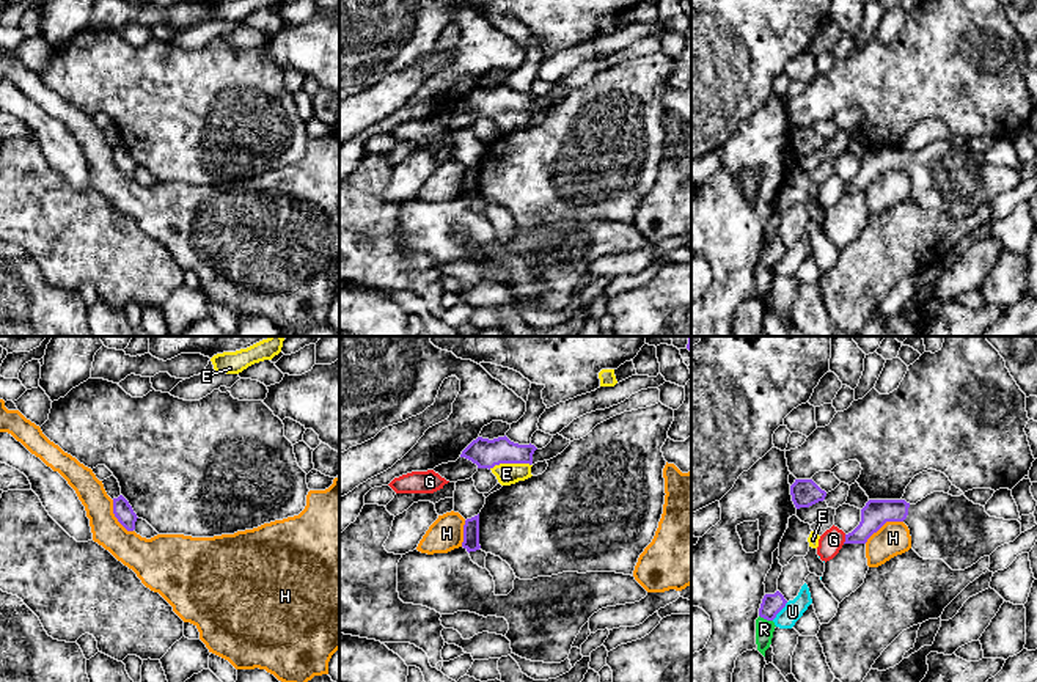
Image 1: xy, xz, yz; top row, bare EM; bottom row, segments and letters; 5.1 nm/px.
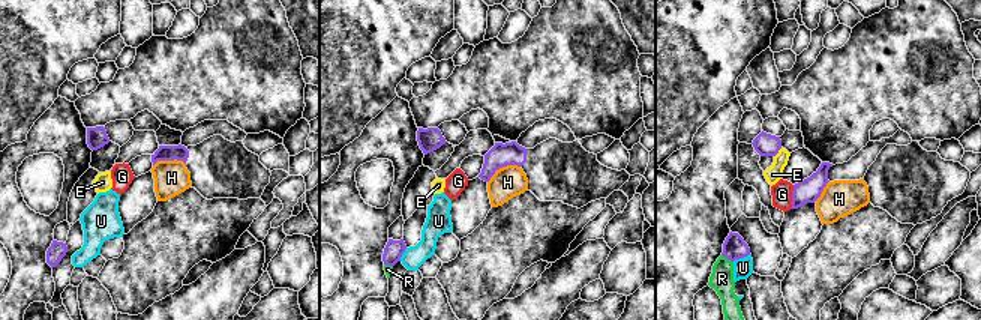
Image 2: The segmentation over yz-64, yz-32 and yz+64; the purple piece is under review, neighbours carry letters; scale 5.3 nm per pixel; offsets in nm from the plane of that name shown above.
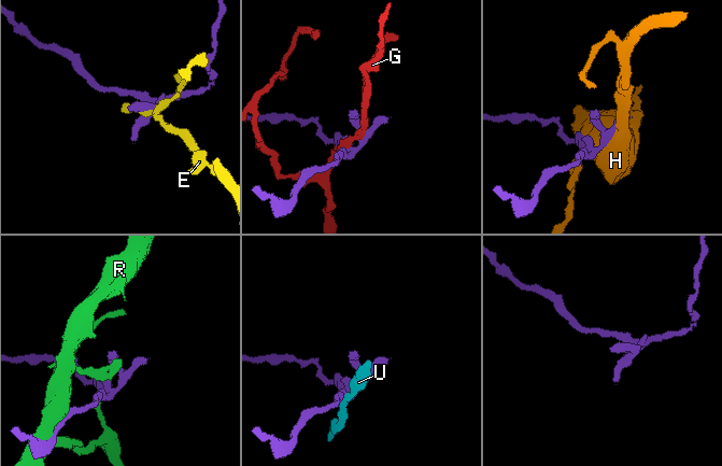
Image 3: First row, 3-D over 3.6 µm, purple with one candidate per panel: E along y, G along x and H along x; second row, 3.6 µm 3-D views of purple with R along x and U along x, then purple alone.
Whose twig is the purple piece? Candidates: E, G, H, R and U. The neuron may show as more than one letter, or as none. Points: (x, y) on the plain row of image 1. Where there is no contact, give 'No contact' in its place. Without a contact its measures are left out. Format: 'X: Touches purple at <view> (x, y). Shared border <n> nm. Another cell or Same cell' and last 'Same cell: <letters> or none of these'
E: Touches purple at xz (509, 110). Shared border 220 nm. Another cell
G: Touches purple at yz (846, 187). Shared border 50 nm. Another cell
H: Touches purple at yz (883, 172). Shared border 240 nm. Another cell
R: Touches purple at yz (765, 266). Shared border 80 nm. Another cell
U: Touches purple at yz (780, 258). Shared border 130 nm. Another cell
Same cell: none of these

